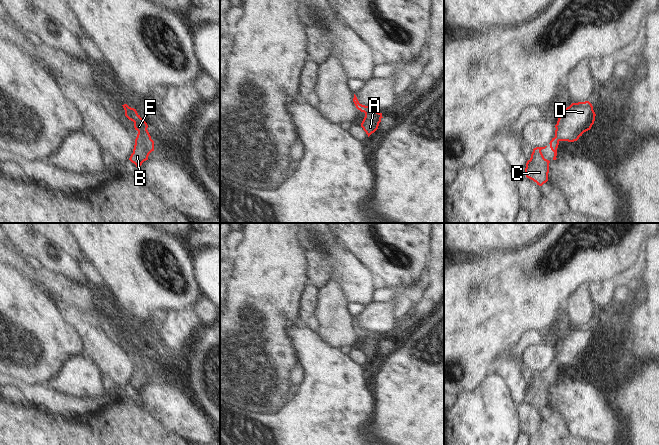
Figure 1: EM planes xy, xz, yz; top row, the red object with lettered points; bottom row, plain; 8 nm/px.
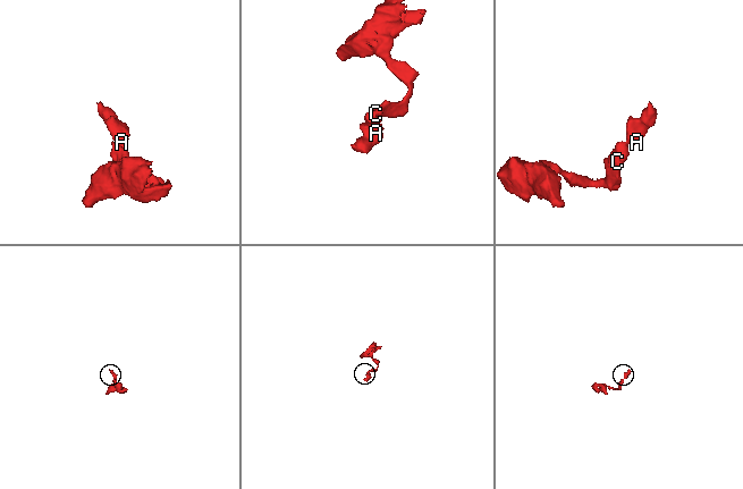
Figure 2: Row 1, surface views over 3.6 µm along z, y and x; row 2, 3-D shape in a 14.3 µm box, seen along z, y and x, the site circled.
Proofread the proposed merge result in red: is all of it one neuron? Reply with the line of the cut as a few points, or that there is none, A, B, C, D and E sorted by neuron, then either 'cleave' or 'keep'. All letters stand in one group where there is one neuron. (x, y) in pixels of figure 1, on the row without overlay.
cut none; groups A B C D E; keep

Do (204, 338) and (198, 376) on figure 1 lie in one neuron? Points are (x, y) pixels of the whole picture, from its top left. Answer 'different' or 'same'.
same

